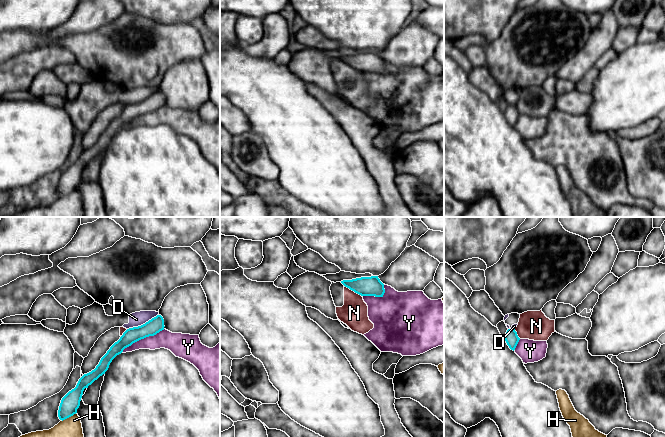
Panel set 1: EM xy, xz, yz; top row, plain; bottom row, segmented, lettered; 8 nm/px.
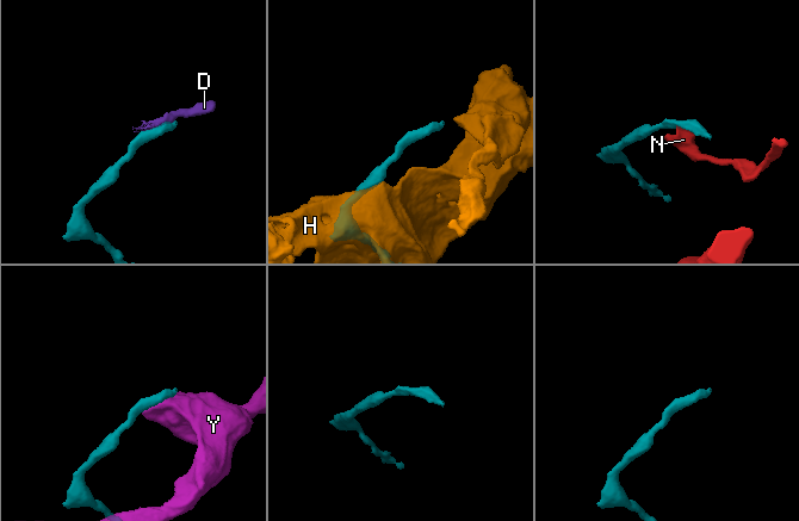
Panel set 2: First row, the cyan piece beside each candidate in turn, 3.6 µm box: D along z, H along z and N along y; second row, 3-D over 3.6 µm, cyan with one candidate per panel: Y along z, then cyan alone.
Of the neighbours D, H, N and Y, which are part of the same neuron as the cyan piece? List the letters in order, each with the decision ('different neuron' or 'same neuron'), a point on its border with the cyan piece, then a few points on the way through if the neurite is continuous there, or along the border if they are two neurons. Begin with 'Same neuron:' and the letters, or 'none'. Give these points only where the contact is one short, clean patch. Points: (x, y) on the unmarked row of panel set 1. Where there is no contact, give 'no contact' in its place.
Same neuron: none
D: different neuron; meets cyan in xy at (143, 100)
H: different neuron; meets cyan in xy at (68, 193)
N: different neuron; meets cyan in xz at (353, 66); border along xz (344, 61), (361, 72)
Y: different neuron; meets cyan in xy at (142, 114); border along xy (164, 105), (133, 118), (121, 128)

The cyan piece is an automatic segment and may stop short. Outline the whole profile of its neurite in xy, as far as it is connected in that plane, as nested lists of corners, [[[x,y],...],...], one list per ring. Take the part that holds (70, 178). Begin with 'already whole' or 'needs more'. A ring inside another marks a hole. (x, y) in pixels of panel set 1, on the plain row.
already whole; [[[157,91],[145,100],[127,105],[120,115],[115,118],[107,129],[101,134],[99,140],[91,148],[84,150],[78,157],[76,163],[69,167],[61,176],[58,193],[65,196],[77,189],[80,177],[85,164],[88,164],[95,156],[105,150],[112,136],[123,126],[133,119],[149,112],[154,112],[164,106],[164,95],[161,91]]]

